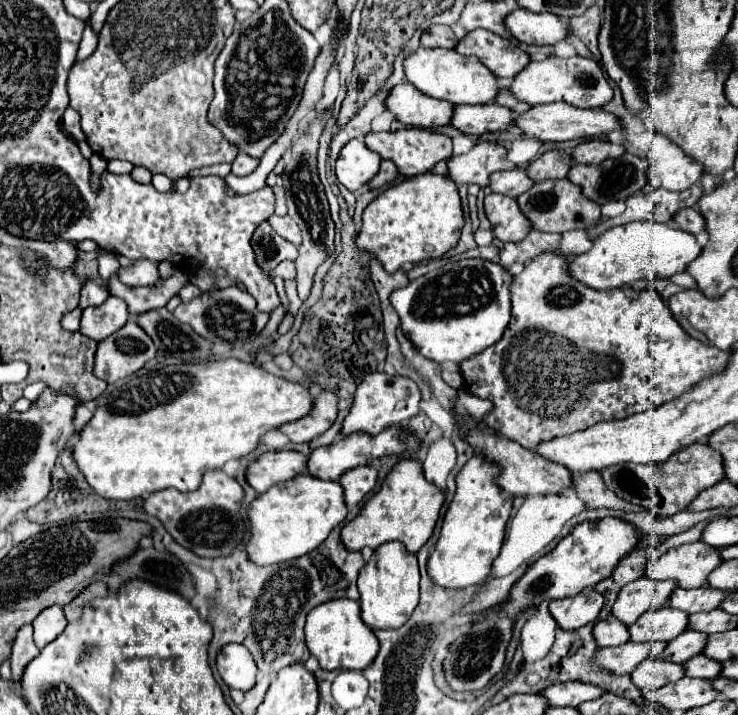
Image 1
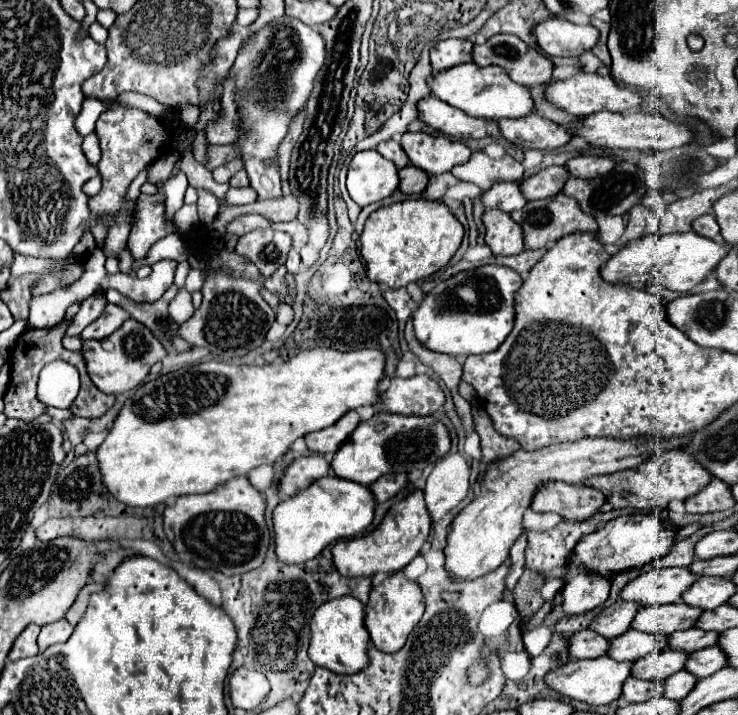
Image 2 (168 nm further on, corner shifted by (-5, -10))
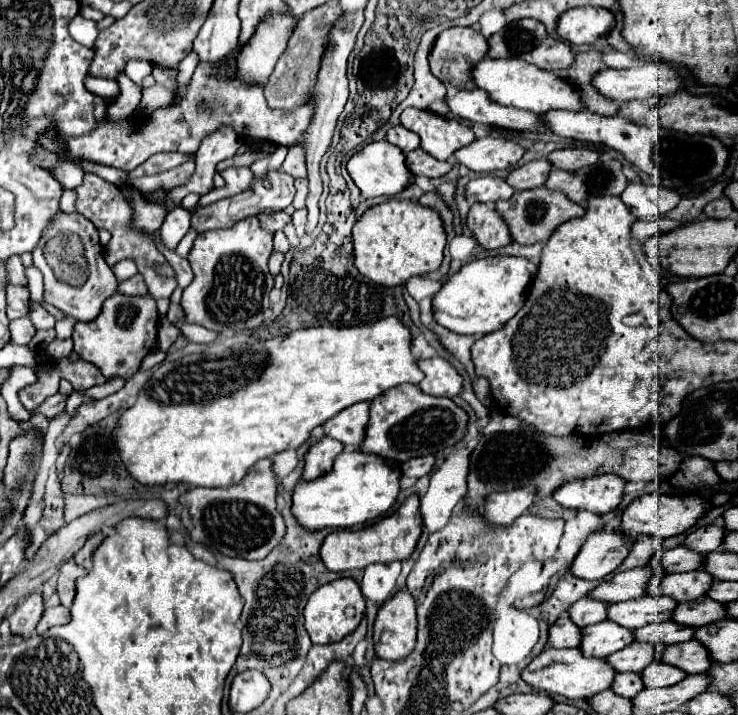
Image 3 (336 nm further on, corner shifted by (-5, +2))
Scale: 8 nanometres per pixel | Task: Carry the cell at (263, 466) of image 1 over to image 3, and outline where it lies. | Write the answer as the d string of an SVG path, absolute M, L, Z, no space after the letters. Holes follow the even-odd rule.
M322 438L320 442L312 444L312 448L306 454L306 466L304 466L304 480L314 480L324 476L332 470L334 458L344 450L344 444L340 444L334 438Z

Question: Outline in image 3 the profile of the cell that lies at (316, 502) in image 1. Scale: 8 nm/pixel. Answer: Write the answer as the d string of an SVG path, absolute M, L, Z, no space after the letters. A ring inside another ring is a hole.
M360 450L342 452L332 472L312 480L300 482L292 494L292 512L308 530L322 528L352 528L356 524L372 522L386 514L400 494L400 466L382 456L372 456Z

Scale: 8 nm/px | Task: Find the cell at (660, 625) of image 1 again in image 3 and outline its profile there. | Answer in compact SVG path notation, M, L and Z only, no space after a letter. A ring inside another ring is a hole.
M610 620L582 628L580 650L588 658L604 658L632 644L632 630L618 626Z

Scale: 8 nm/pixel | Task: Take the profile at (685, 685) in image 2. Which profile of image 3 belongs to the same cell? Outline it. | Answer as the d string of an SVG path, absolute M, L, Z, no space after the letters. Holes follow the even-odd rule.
M654 660L642 674L646 688L666 688L686 678L686 672L680 668L672 668L670 664L662 664L662 660Z

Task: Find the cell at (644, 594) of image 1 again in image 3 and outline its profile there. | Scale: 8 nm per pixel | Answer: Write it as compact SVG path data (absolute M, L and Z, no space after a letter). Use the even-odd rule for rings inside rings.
M580 598L576 604L572 604L572 608L568 608L568 618L578 626L590 626L596 622L606 620L606 608L608 604L592 600L592 598Z

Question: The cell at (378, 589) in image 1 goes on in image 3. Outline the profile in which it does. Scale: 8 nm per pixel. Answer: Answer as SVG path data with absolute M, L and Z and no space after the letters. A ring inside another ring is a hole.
M400 590L392 600L384 602L378 610L376 622L374 622L374 650L376 656L388 662L400 662L406 660L412 654L412 648L416 648L416 602L410 596L408 590Z

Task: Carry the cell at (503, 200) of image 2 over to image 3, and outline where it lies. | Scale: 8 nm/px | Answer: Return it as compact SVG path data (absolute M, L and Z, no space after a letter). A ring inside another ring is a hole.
M480 176L476 180L470 180L466 184L466 200L470 204L474 202L498 202L508 200L514 194L514 188L506 184L506 180L500 180L496 176Z

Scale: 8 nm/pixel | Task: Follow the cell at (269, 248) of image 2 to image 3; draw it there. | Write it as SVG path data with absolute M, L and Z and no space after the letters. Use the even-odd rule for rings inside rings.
M276 212L276 214L260 214L258 220L260 220L262 228L266 228L268 232L278 232L278 230L282 230L292 218L290 218L288 212Z

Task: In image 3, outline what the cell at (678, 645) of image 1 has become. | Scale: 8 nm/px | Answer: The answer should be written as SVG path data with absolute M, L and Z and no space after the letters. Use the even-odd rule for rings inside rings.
M632 642L628 648L622 648L620 652L606 656L604 660L616 672L636 672L636 674L640 674L644 668L648 668L648 664L652 664L654 658L656 658L656 646Z

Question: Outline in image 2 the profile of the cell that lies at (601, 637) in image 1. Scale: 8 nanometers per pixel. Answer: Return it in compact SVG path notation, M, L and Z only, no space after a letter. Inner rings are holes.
M580 630L570 638L568 650L572 658L600 658L608 654L608 638L592 630Z

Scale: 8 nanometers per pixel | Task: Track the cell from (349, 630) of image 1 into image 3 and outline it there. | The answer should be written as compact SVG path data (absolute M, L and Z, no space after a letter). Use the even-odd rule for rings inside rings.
M338 578L320 586L310 598L304 608L304 628L310 634L312 644L330 644L342 640L346 634L354 632L364 616L366 602L360 592L360 586L352 578Z

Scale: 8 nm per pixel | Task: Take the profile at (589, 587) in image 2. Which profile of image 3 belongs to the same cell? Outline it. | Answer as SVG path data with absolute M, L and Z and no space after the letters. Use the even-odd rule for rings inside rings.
M596 530L580 548L570 570L584 580L600 580L624 562L630 544L632 538L620 530Z

